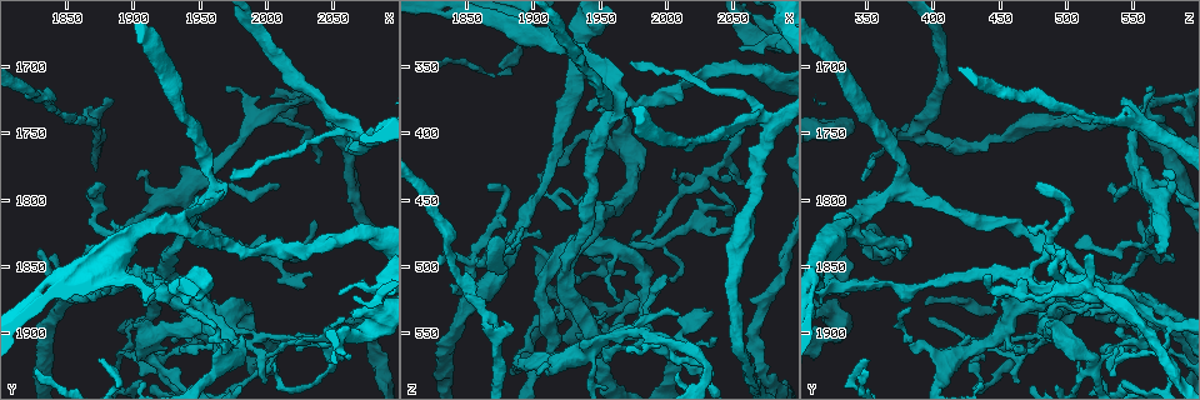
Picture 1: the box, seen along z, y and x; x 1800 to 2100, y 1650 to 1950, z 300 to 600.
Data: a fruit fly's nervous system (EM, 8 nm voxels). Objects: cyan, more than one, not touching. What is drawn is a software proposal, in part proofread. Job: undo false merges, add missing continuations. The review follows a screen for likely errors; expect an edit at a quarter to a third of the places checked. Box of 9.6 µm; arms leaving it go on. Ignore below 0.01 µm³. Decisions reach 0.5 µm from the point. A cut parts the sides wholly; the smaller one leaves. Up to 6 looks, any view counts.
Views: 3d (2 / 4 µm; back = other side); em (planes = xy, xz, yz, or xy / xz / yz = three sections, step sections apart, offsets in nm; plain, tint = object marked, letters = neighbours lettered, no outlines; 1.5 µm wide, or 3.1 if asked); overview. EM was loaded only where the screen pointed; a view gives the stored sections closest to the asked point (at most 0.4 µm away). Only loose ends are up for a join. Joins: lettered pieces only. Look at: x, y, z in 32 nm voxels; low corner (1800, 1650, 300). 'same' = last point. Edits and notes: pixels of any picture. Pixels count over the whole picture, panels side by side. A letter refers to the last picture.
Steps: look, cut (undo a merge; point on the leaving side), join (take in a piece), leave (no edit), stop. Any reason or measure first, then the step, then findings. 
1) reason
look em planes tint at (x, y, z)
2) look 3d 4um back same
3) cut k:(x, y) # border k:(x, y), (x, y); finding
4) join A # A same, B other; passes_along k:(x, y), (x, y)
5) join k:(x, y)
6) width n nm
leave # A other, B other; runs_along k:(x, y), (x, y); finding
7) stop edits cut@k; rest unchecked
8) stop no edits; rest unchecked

free end
look 3d 2um at (1872, 1920, 352)

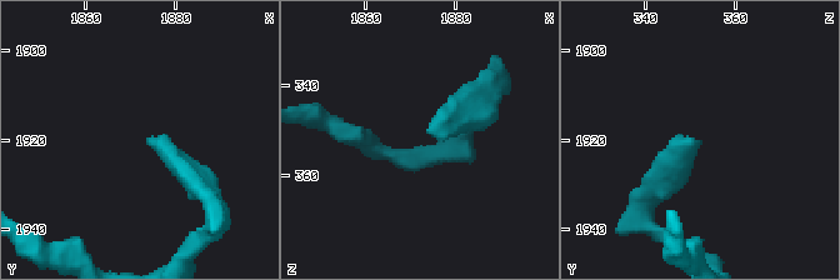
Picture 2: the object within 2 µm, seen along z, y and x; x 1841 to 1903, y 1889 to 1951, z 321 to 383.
look em planes letters at (1874, 1921, 351)

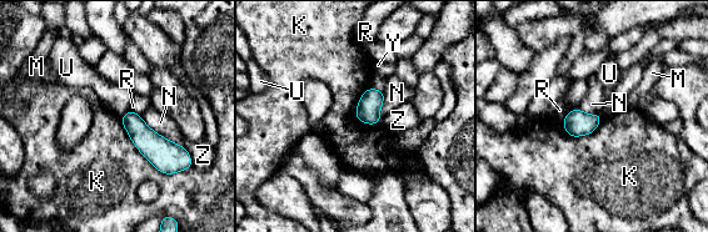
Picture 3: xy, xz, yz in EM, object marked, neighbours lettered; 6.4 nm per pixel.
leave # K other, M other, N other, R other, U other, Y other, Z other; border 3:(120, 119), (158, 170), (182, 171); no lettered piece goes on from it

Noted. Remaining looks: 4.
look 3d 2um at (1878, 1868, 444)

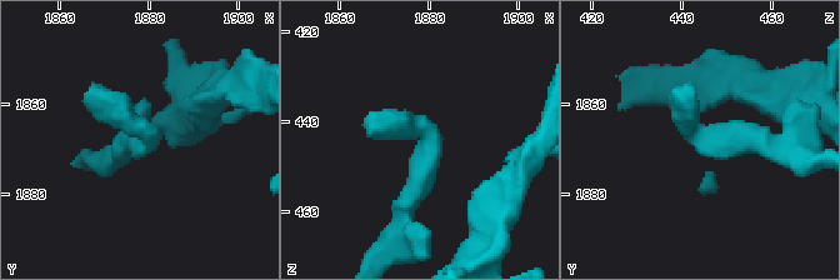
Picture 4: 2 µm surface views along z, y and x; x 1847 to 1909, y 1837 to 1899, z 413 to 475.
need the tissue
look em xz step 8 tint at (1879, 1866, 444)

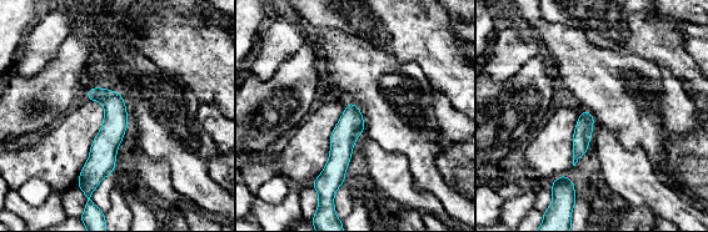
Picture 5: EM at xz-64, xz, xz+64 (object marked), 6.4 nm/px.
look em planes letters same

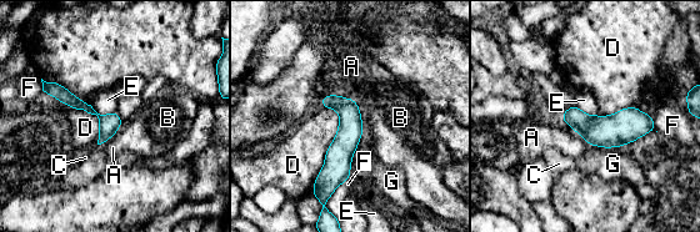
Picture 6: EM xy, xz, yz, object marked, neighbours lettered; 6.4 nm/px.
width 130 nm
leave # A other, B other, C other, D other, E other, F other, G other; runs_along 6:(334, 97), (346, 141), (324, 192); all the same cell

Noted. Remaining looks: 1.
an open end
look em planes letters at (1884, 1840, 572)

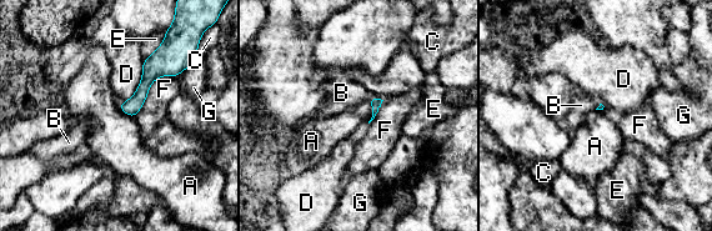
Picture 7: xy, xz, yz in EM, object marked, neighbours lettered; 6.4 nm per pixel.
join B # A other, B same, C other, D other, E other, F other, G other; the cell continues

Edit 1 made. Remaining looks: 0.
stop edits join@7; rest unchecked

